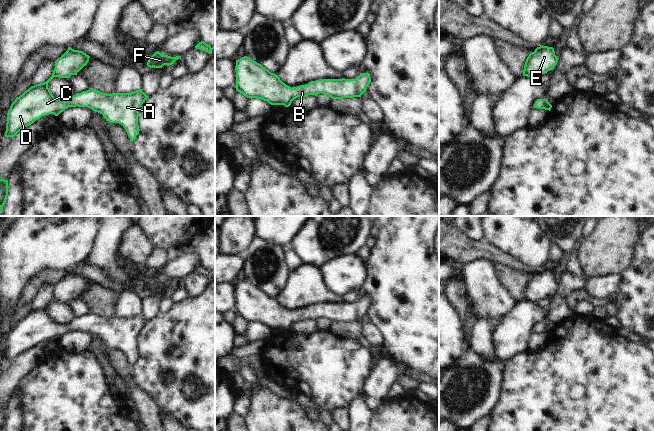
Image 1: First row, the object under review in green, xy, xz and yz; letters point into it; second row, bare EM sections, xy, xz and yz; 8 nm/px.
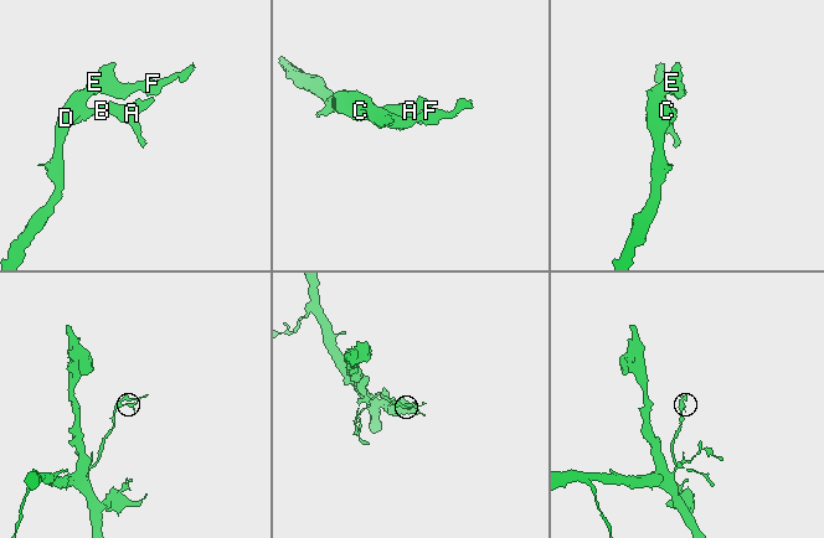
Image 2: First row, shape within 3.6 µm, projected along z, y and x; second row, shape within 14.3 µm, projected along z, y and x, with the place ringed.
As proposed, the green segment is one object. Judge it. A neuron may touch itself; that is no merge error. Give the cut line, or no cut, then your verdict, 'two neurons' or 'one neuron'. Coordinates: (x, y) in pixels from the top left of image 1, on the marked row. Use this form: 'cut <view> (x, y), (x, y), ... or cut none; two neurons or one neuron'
cut none; one neuron

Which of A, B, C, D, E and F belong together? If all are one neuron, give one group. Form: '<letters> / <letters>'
A B C D E F

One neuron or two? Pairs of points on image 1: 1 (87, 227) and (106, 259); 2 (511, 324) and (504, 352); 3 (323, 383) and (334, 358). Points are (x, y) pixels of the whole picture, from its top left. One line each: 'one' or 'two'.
1: two
2: one
3: one

